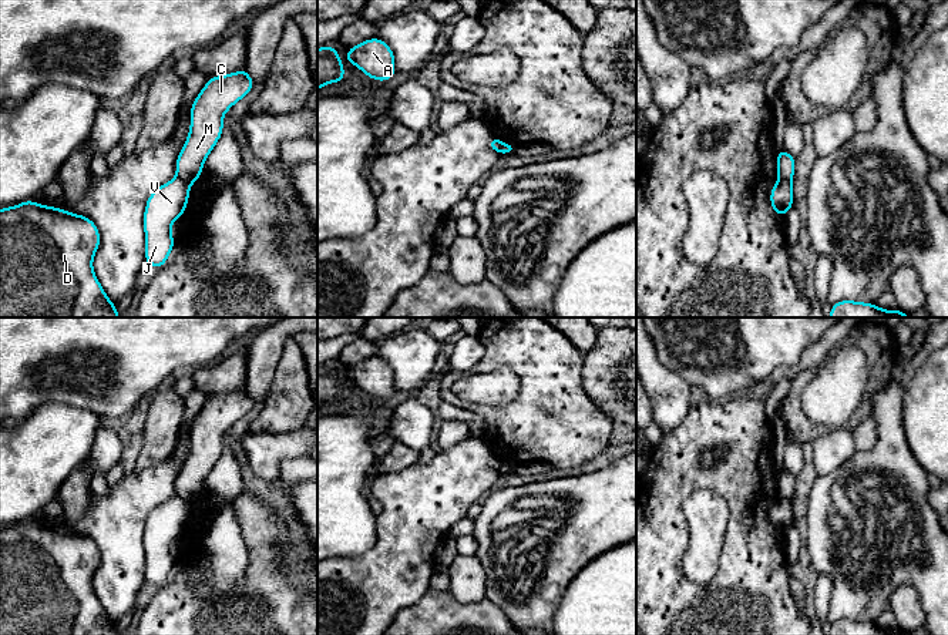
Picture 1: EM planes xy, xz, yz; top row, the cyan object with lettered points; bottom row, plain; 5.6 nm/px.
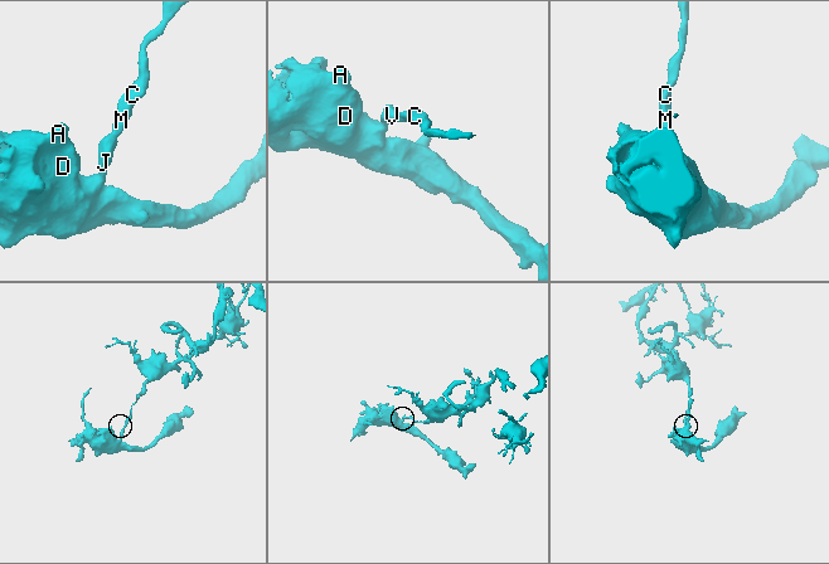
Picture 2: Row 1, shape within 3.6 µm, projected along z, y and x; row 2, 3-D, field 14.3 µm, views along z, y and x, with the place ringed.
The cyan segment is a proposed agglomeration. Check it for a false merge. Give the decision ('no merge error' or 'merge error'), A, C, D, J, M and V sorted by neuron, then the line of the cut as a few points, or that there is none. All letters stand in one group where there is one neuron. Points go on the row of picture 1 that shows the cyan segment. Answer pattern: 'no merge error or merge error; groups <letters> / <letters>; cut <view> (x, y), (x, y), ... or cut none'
merge error; groups A D J V / C M; cut xy (177, 175), (190, 184)

